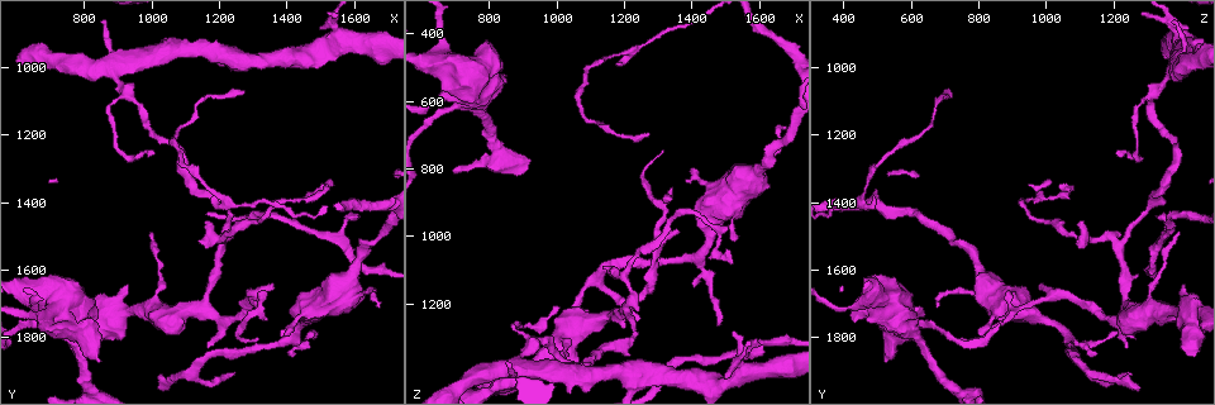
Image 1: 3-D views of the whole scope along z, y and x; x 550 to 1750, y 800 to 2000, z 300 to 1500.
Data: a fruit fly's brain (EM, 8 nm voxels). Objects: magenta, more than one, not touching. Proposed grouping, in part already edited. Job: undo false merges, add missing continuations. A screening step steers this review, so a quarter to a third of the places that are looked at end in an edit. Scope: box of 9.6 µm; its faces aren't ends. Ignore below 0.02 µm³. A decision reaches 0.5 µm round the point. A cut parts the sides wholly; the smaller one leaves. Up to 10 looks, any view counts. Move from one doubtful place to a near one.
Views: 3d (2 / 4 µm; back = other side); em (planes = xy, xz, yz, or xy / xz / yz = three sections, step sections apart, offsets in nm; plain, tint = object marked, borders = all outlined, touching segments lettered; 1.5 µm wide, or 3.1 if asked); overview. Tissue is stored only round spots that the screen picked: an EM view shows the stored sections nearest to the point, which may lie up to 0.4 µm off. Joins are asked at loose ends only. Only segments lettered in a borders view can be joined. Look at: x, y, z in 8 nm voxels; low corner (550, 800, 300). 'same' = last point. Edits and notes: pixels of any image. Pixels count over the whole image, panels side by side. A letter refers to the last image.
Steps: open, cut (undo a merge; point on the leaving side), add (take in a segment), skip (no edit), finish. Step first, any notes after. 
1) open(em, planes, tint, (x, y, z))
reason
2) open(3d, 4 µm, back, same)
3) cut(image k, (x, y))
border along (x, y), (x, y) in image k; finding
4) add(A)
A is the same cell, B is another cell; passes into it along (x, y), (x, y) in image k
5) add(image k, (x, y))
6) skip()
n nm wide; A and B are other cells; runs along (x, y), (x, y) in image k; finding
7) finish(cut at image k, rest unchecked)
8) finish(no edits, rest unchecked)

open(3d, 4 µm, back, (1600, 1440, 1330))

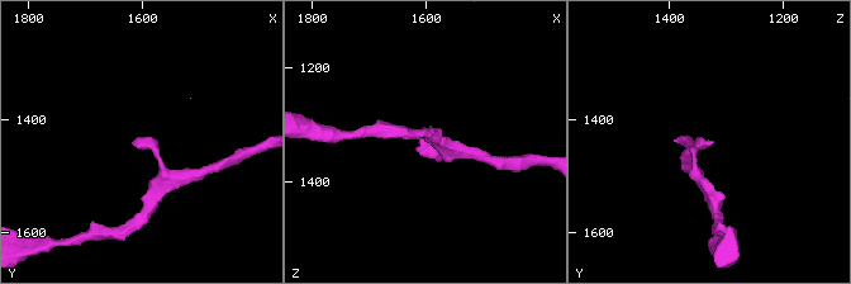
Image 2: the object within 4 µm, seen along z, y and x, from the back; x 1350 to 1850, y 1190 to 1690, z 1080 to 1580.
open(em, planes, tint, (1615, 1435, 1330))
now the EM

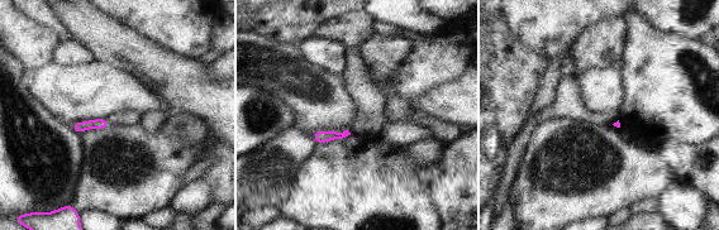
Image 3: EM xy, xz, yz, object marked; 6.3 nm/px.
open(em, planes, borders, same)
what lies round it

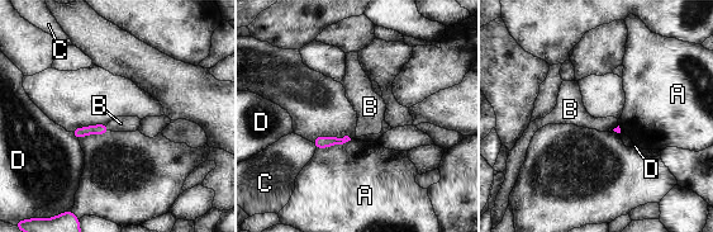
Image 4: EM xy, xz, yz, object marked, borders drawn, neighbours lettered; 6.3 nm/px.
skip()
A, B, C and D are other cells; border along (107, 124), (110, 129) in image 4; no lettered segment goes on from it

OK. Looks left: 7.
open(em, planes, borders, (1350, 1650, 970))
free end

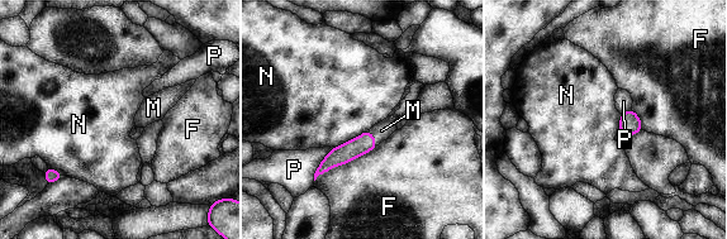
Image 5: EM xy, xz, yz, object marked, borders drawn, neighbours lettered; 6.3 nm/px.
add(M)
M is the same cell, F, N and P are other cells; passes into it along (351, 149), (374, 138), (381, 130) in image 5; it goes on there

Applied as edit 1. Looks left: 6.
open(3d, 4 µm, (1240, 1900, 1250))

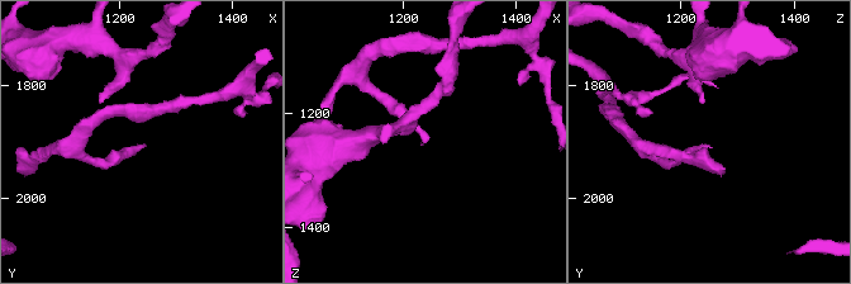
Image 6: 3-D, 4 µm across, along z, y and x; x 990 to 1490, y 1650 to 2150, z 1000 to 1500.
open(em, xz, step 8, borders, (1245, 1905, 1250))
need the tissue

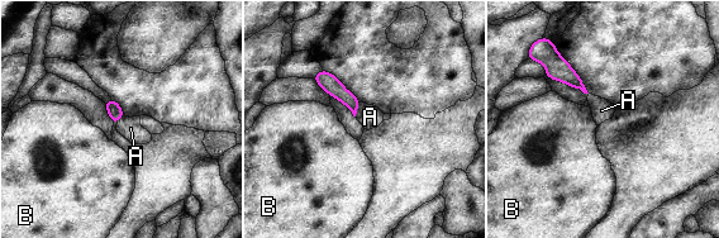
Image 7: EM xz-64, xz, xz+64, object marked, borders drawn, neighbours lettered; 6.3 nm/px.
add(A)
90 nm wide; A touches over 100 nm; A is the same cell, B is another cell; the cell continues

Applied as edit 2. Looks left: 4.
open(em, planes, tint, (840, 1750, 500))
free end

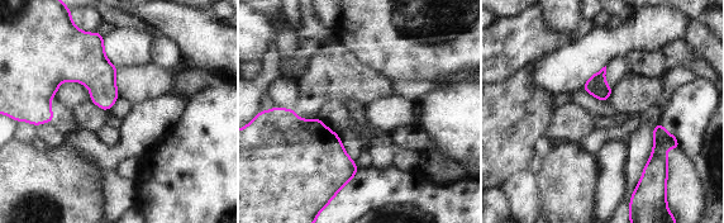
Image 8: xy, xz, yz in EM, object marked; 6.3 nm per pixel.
open(em, planes, borders, same)

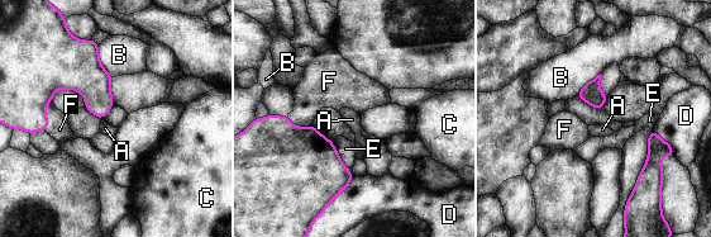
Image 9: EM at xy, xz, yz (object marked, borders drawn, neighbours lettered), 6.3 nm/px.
add(F)
F is the same cell, A, B, C, D and E are other cells; passes into it along (15, 90), (46, 115), (60, 129) in image 9; it goes on there

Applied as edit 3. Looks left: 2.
finish(add at image 5, add at image 7, add at image 9, rest unchecked)

